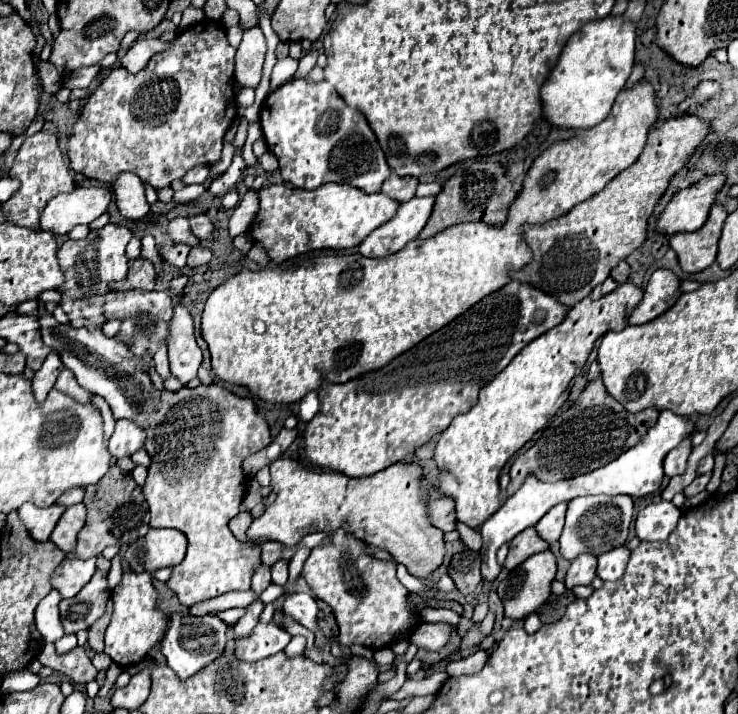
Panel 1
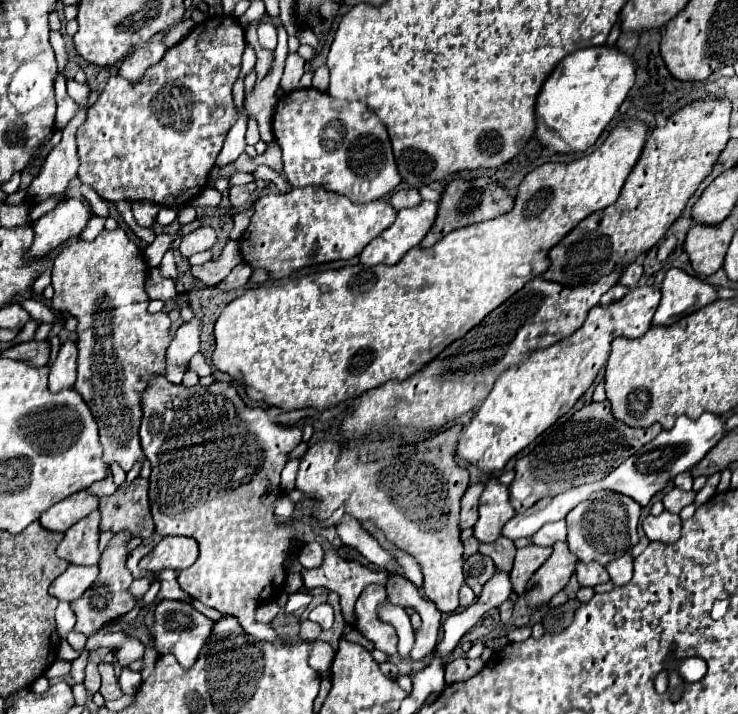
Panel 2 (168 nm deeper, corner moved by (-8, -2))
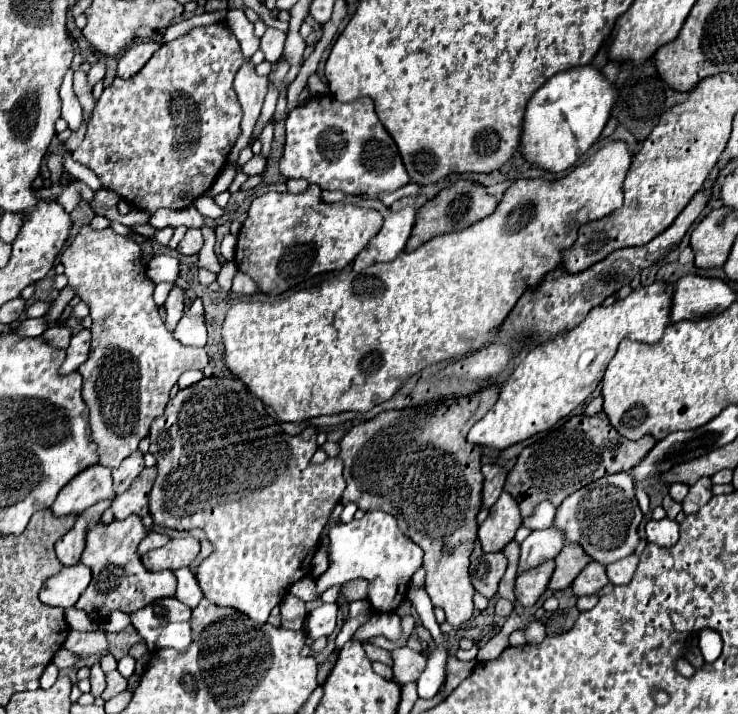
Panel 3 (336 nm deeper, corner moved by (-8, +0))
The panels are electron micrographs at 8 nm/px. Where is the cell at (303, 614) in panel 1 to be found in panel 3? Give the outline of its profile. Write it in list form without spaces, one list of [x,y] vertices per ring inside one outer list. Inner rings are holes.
[[[324,603],[320,607],[316,607],[306,621],[306,633],[312,639],[318,637],[328,637],[332,635],[332,631],[336,629],[336,619],[338,619],[338,605],[334,603]]]

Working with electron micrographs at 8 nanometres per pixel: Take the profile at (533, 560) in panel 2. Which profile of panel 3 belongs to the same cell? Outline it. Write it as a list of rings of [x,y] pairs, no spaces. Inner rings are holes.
[[[546,561],[526,573],[522,573],[522,577],[518,575],[516,579],[516,599],[524,605],[524,607],[532,607],[540,595],[546,591],[548,587],[548,581],[554,573],[554,561]]]

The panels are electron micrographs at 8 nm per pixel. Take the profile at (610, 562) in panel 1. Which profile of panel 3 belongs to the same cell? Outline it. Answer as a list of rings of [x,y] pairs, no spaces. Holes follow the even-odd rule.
[[[628,555],[626,559],[620,559],[616,563],[606,565],[606,573],[608,573],[610,583],[612,585],[626,585],[634,575],[636,565],[638,565],[638,557],[636,555]]]

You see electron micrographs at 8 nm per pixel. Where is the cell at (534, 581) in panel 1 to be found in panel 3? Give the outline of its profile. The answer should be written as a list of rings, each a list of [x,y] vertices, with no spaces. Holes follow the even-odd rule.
[[[566,543],[560,555],[556,557],[556,571],[548,583],[548,589],[558,591],[572,585],[572,581],[578,577],[578,573],[590,563],[592,559],[584,553],[584,549],[576,543]]]

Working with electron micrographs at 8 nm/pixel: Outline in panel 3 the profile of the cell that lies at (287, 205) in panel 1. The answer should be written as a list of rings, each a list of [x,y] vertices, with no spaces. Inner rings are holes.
[[[310,185],[310,189],[300,195],[292,195],[288,191],[286,193],[272,191],[252,201],[248,217],[238,233],[234,261],[242,273],[254,279],[254,283],[264,295],[280,295],[314,275],[340,271],[346,265],[350,265],[356,259],[356,255],[366,247],[366,243],[380,231],[382,221],[384,219],[376,209],[366,209],[352,203],[324,203],[318,185]]]

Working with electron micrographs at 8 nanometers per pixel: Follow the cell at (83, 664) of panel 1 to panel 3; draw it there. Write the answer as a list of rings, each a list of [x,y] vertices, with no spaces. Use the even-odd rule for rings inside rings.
[[[96,663],[96,665],[92,667],[90,683],[92,683],[92,691],[90,691],[90,693],[92,693],[94,697],[100,697],[102,691],[106,689],[106,675],[104,675],[104,671],[100,669],[100,663]]]

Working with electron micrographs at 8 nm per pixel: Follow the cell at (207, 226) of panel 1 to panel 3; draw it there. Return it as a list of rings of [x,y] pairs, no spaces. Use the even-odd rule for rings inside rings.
[[[188,229],[176,251],[180,255],[196,255],[202,249],[202,245],[204,245],[204,239],[202,239],[200,229]]]

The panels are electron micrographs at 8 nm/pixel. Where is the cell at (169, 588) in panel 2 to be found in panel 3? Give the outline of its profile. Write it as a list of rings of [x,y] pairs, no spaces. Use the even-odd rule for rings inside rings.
[[[130,515],[124,521],[114,519],[108,525],[104,525],[102,519],[98,519],[94,521],[94,525],[90,525],[86,535],[86,549],[82,553],[80,563],[92,569],[92,581],[80,595],[76,607],[86,611],[96,623],[106,619],[114,609],[124,613],[134,613],[156,599],[174,597],[176,577],[172,571],[160,571],[160,573],[152,573],[148,569],[144,571],[144,565],[136,549],[146,535],[148,529],[142,525],[142,519],[138,515]]]

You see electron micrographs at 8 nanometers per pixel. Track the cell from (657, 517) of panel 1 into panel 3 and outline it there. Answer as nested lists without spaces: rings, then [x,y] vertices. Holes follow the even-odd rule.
[[[668,517],[660,519],[660,521],[648,521],[646,525],[646,541],[648,543],[656,543],[660,547],[672,547],[678,541],[678,523],[670,521]]]

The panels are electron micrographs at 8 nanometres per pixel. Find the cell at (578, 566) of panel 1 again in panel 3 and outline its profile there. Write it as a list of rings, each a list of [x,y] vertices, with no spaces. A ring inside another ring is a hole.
[[[590,563],[572,583],[572,595],[584,597],[584,595],[596,595],[604,585],[608,585],[606,569],[602,563]]]

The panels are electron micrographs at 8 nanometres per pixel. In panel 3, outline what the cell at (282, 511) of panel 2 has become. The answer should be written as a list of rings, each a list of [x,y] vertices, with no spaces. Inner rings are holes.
[[[368,511],[360,521],[340,523],[330,529],[330,567],[316,581],[318,593],[326,587],[344,585],[350,579],[368,581],[368,601],[376,611],[392,613],[404,599],[412,575],[422,567],[422,549],[410,541],[400,529],[398,521],[384,511]]]

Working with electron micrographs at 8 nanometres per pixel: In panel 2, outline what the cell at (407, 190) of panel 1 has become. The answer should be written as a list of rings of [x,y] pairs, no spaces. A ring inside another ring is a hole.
[[[398,189],[392,193],[390,203],[394,209],[404,209],[404,207],[416,207],[420,203],[420,193],[418,189]]]

